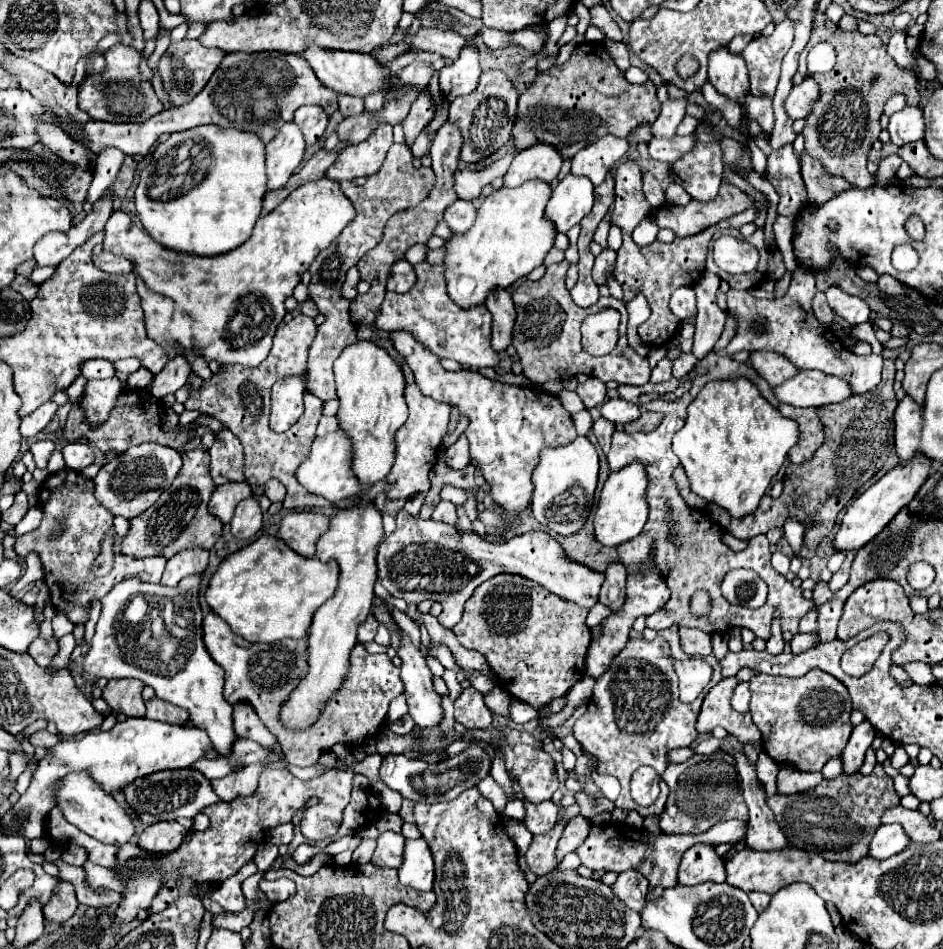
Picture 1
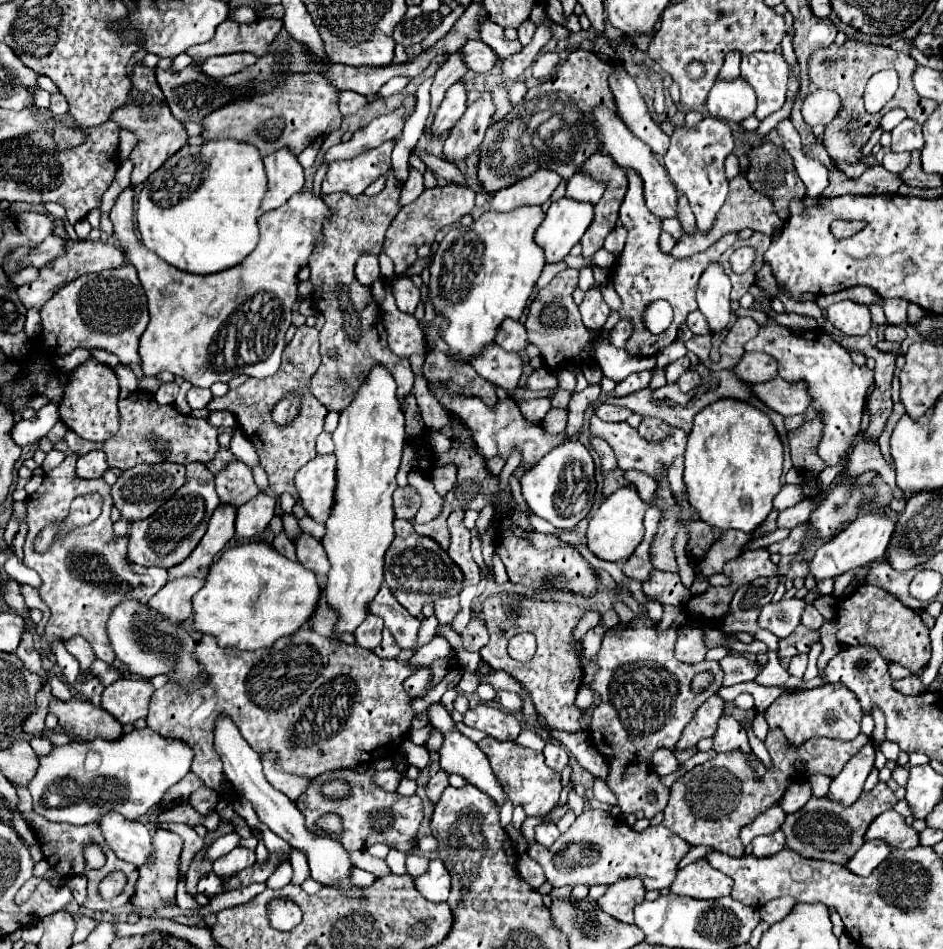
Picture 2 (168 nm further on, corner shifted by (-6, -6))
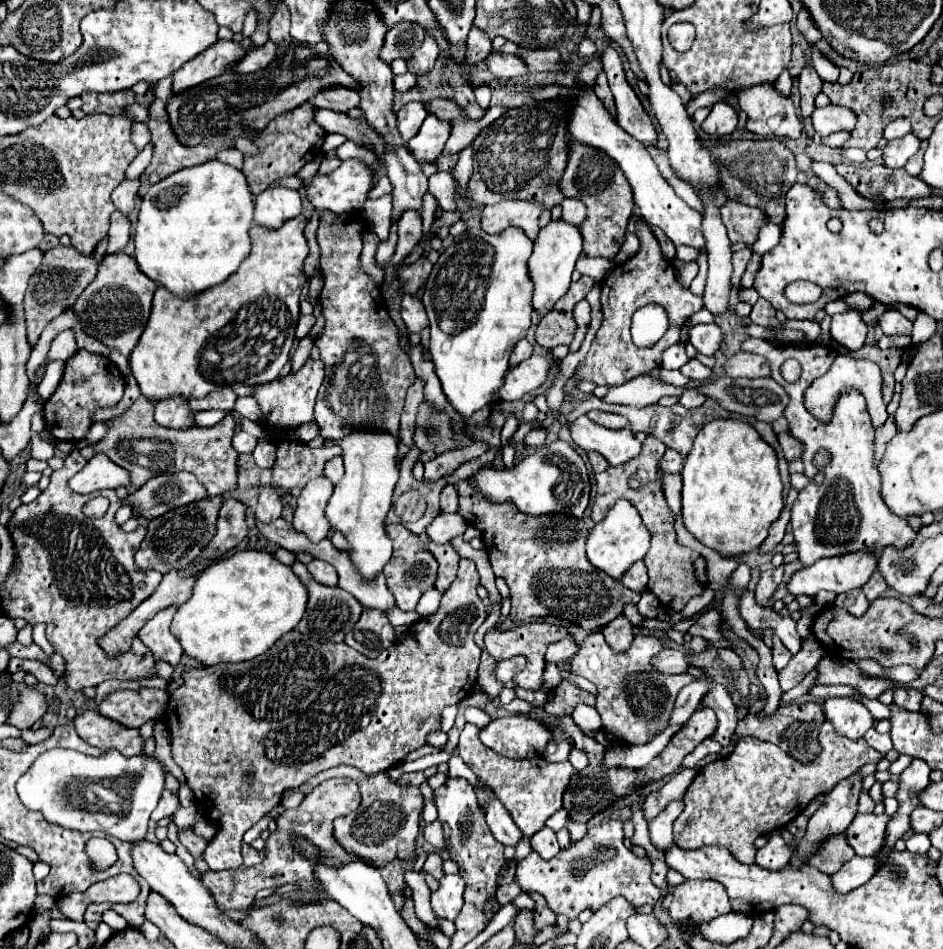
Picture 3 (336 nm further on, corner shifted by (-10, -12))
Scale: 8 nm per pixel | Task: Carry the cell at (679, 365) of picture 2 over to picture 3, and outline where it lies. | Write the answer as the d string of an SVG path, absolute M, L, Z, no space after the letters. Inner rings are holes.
M690 359L682 369L680 369L686 377L690 377L690 379L696 379L696 381L704 381L704 379L708 379L710 377L710 369L708 367L704 367L698 359Z

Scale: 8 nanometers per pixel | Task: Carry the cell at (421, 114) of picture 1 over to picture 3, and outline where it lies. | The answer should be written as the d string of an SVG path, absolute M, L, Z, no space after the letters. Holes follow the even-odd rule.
M470 29L468 33L468 39L466 39L466 55L464 55L464 63L474 67L476 63L484 61L486 55L490 53L492 49L492 43L490 39L480 31L480 29Z

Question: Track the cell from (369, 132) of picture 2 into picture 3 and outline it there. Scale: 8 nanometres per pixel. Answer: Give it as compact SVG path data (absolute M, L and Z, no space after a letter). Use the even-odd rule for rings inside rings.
M420 101L406 103L404 107L400 107L400 111L396 113L396 125L398 125L398 133L404 143L410 141L418 133L426 115L428 115L428 111L426 111L424 103L420 103Z

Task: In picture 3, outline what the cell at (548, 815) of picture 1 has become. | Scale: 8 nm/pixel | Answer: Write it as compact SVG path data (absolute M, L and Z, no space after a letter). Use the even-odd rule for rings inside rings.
M542 827L538 833L534 833L530 841L532 841L532 849L536 853L540 853L542 859L552 859L560 851L560 845L556 841L556 833L548 827ZM550 853L552 853L552 857L550 857Z

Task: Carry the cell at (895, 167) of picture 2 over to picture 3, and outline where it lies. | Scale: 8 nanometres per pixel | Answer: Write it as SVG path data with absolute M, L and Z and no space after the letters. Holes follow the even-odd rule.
M924 147L914 155L914 157L910 157L908 159L908 163L904 165L904 169L910 173L910 175L920 175L920 171L922 171L922 165L924 165L924 161L922 161L922 155L924 155Z

